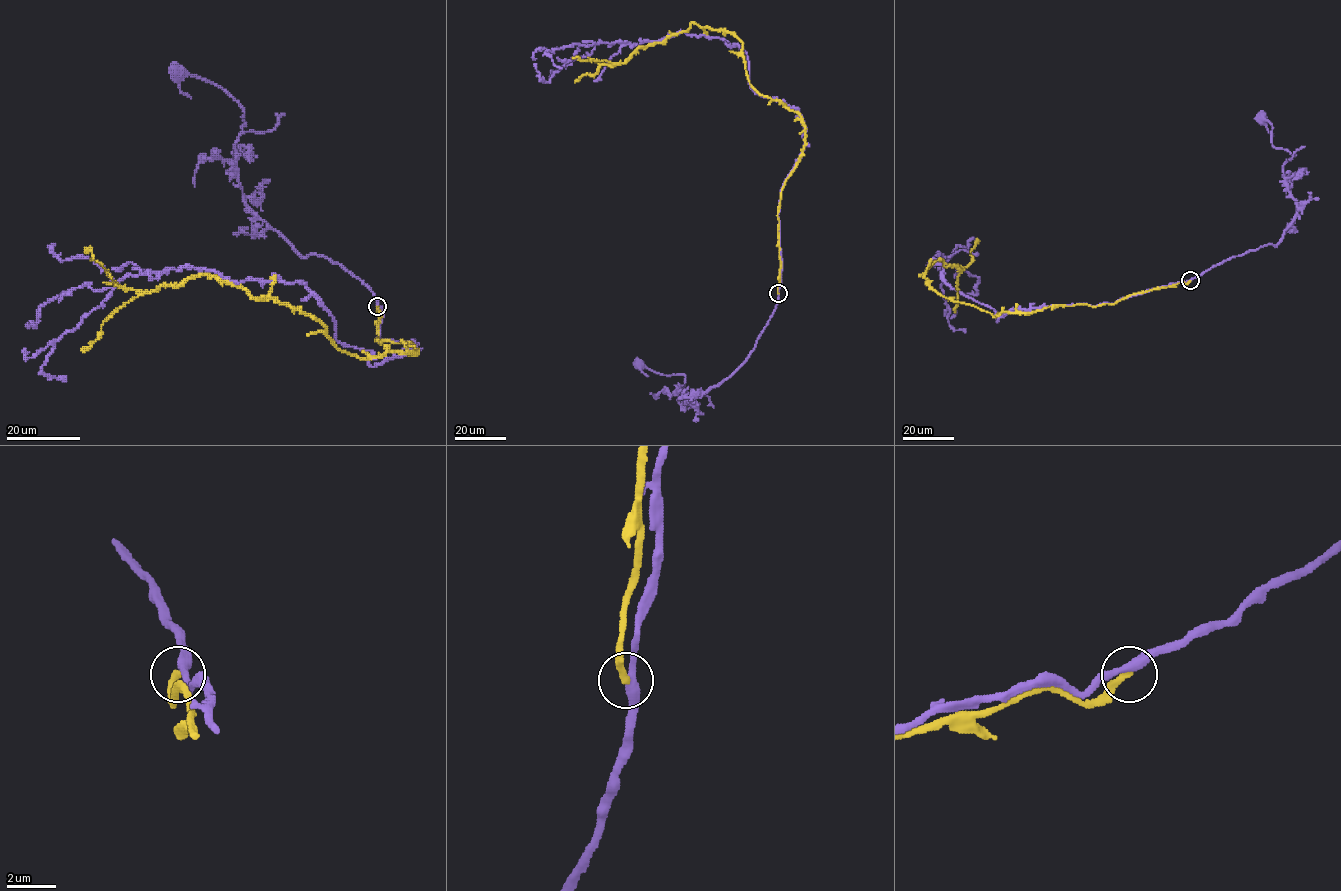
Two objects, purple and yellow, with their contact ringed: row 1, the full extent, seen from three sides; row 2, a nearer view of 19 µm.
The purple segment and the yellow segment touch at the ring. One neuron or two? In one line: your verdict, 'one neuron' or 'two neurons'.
two neurons

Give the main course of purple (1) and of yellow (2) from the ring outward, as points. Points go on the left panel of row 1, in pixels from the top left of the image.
1: (378, 306), (358, 277), (303, 257), (247, 205), (234, 149), (242, 107), (223, 89), (175, 72)
2: (377, 306), (377, 340), (409, 342), (415, 353), (359, 358), (300, 310), (199, 273), (133, 296), (80, 350)

